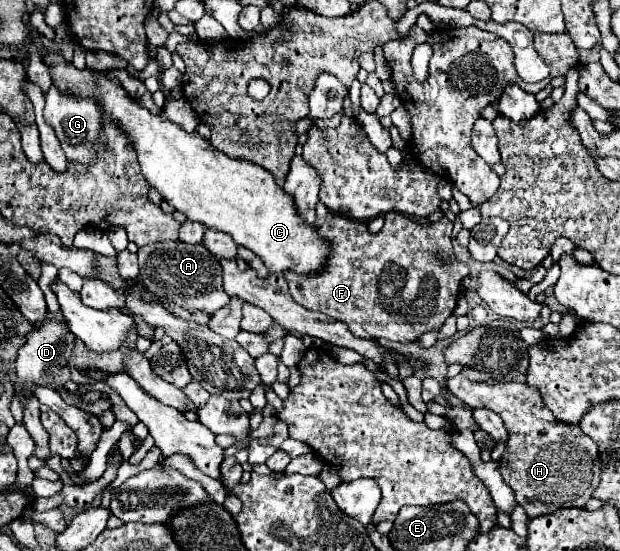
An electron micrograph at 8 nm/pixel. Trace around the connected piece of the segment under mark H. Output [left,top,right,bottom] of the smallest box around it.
[445,374,601,518]

